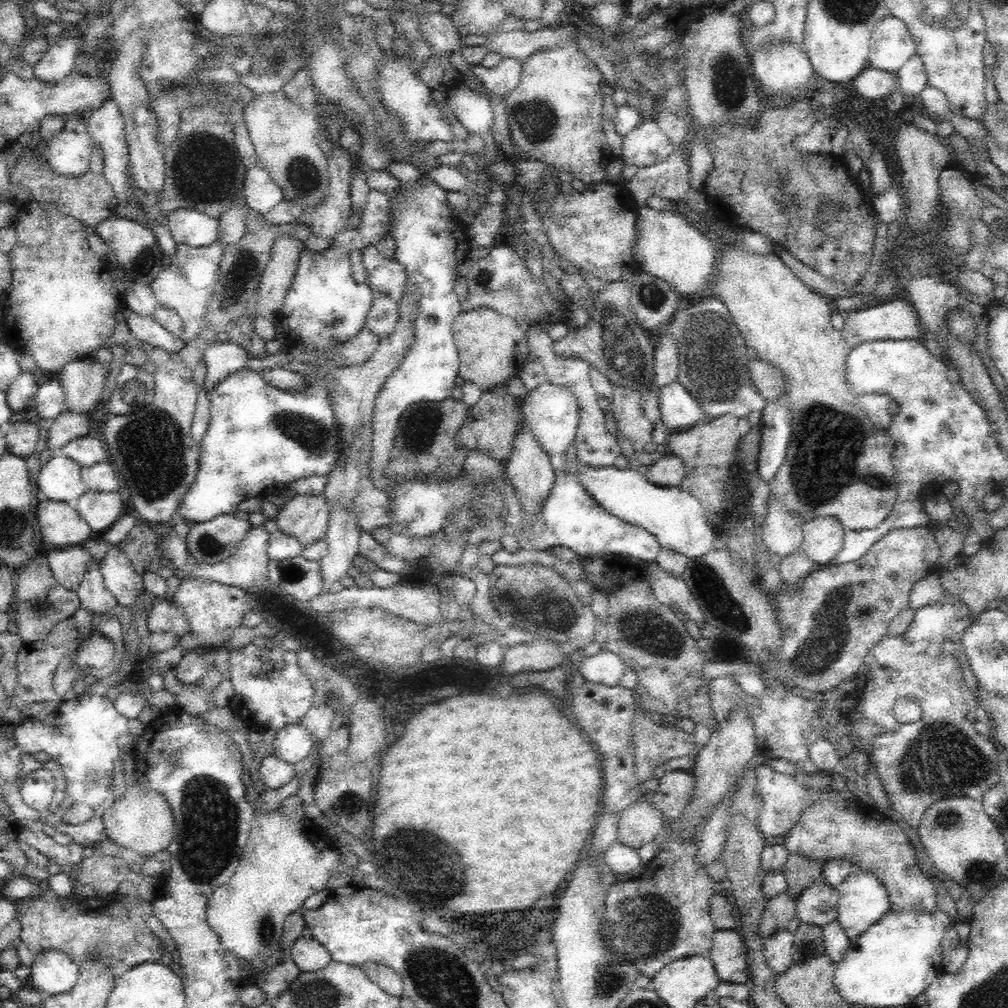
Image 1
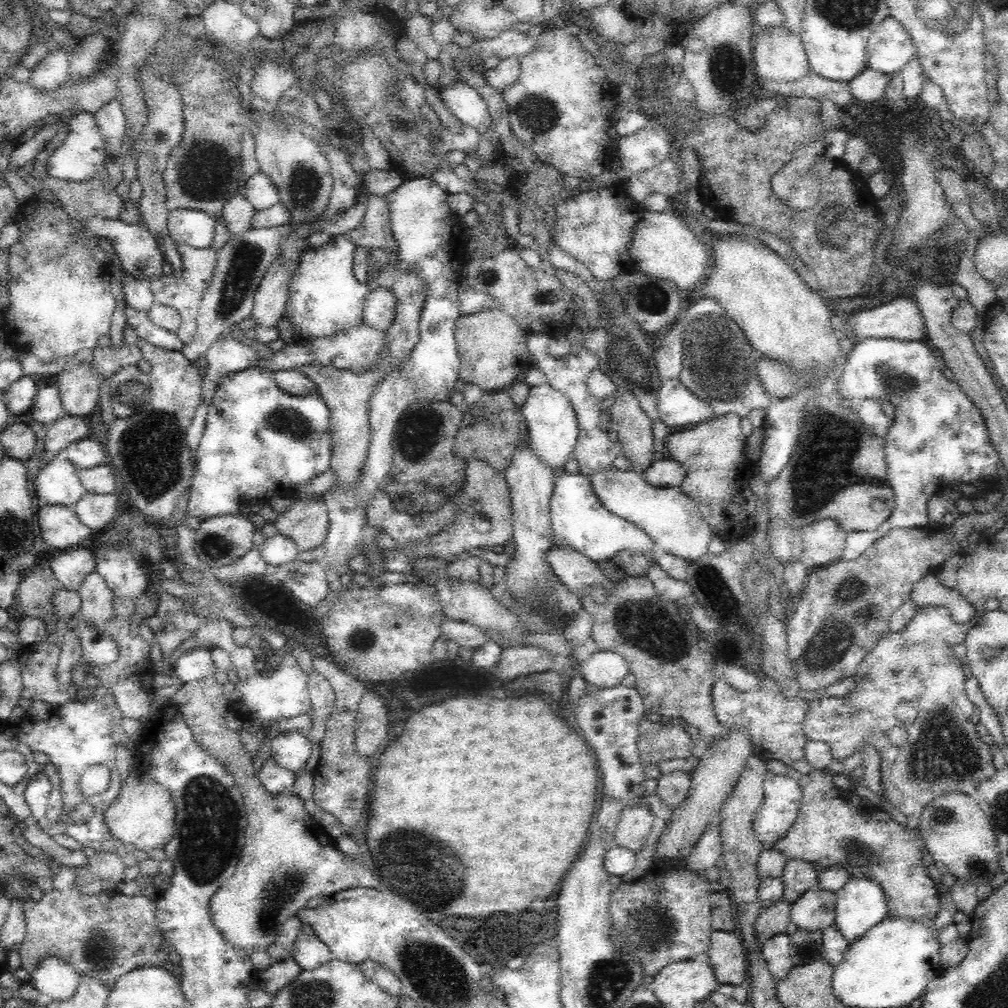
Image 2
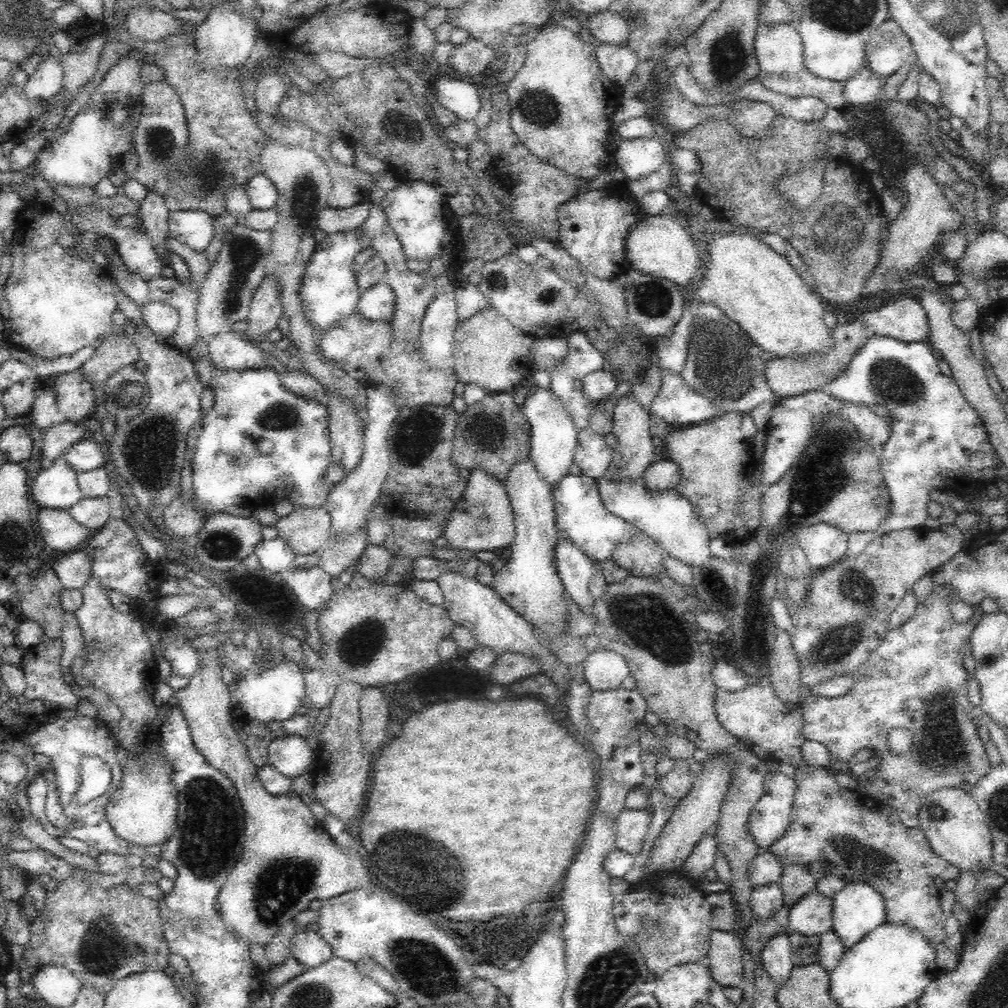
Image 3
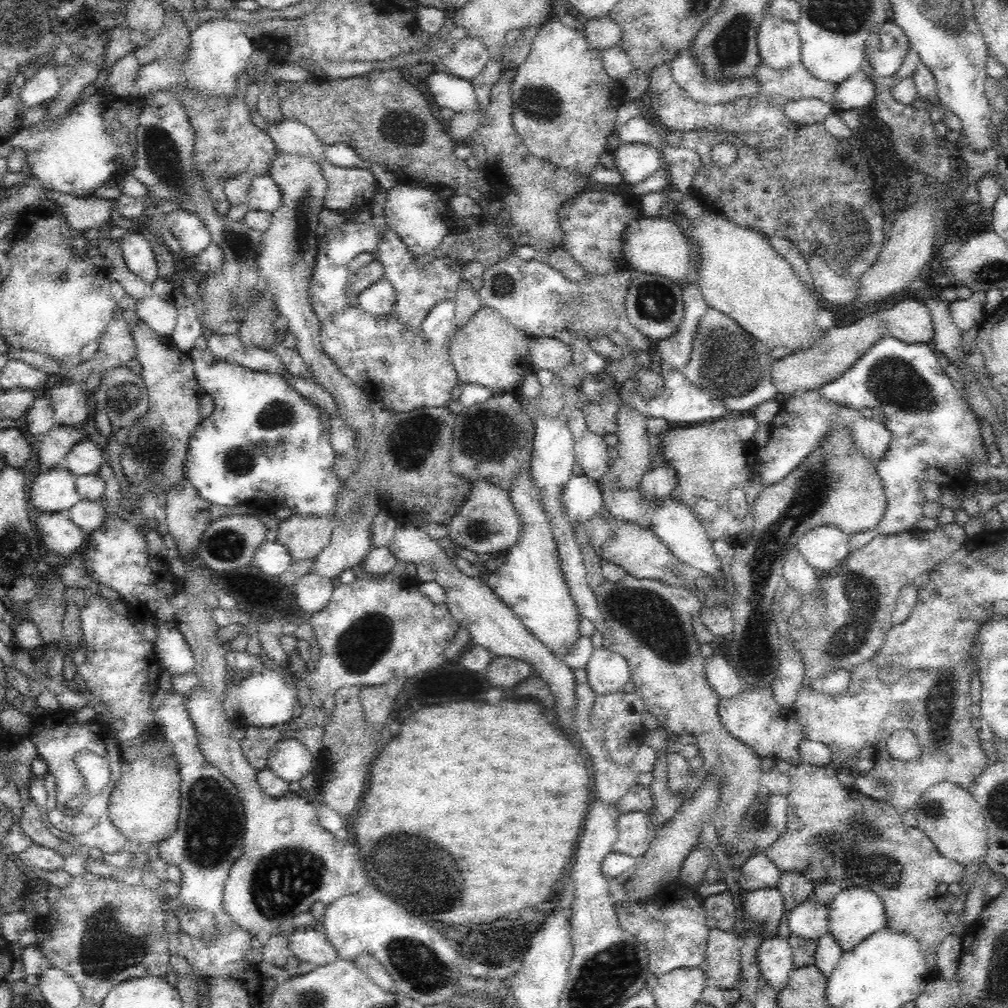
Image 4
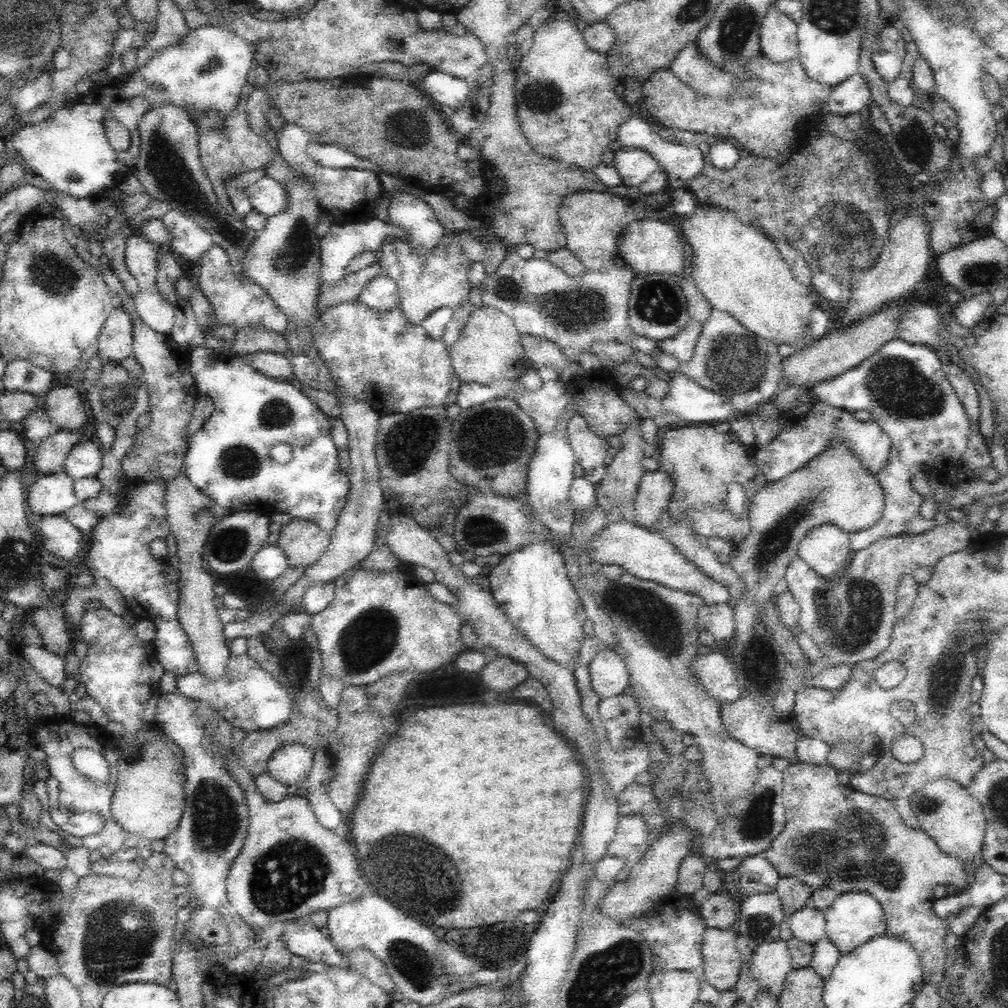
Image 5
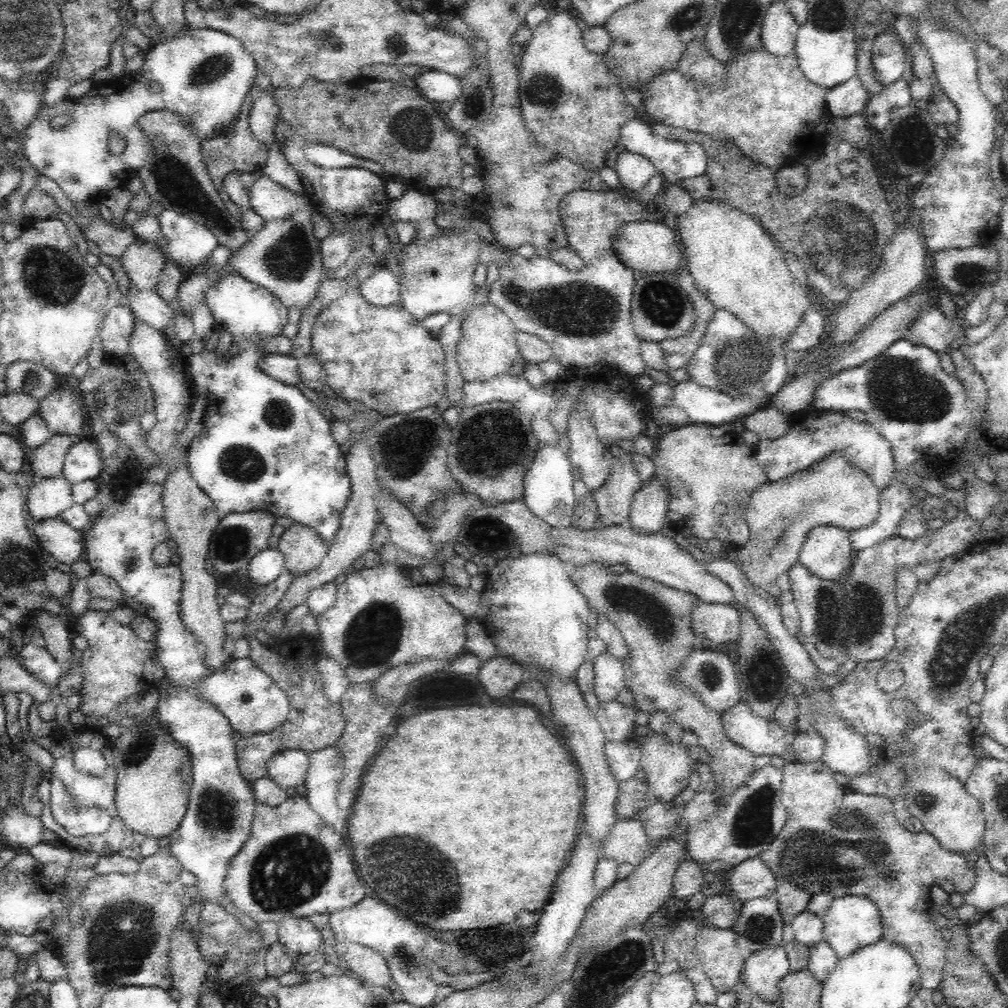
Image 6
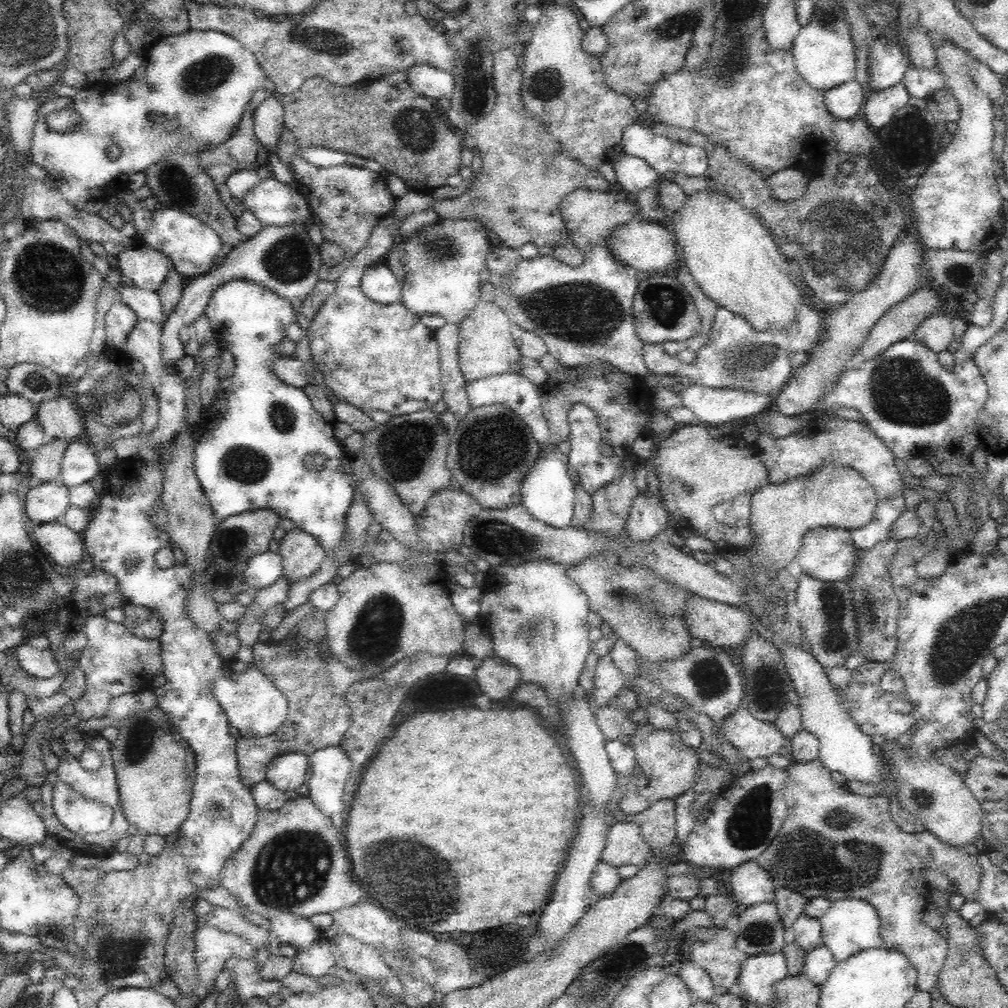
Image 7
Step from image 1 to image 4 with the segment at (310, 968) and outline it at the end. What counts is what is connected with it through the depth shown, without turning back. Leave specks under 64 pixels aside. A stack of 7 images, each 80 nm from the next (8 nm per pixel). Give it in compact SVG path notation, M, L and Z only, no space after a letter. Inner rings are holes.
M316 923L294 928L288 940L288 948L296 958L304 962L320 967L339 959L337 950Z

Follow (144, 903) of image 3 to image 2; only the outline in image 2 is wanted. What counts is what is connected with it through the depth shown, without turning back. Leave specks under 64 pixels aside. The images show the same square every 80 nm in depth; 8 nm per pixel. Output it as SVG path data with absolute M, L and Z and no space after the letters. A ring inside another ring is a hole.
M72 882L70 886L64 886L64 888L53 889L52 892L43 892L42 897L37 902L32 901L32 899L25 899L23 904L24 910L24 918L26 921L26 933L24 935L24 939L21 942L20 950L18 950L21 958L21 967L24 970L27 970L30 974L37 967L39 962L42 962L45 958L48 957L58 957L58 959L62 959L67 963L70 963L71 967L74 967L80 976L82 975L90 975L92 977L100 979L102 983L106 983L108 987L112 988L116 981L127 972L133 971L137 968L144 967L160 967L160 964L168 958L168 953L170 951L170 945L168 942L164 940L162 937L161 930L157 927L156 920L156 903L155 900L149 897L146 897L142 894L135 895L126 895L123 894L119 888L116 889L104 889L95 895L88 895L83 891L80 891L78 887Z

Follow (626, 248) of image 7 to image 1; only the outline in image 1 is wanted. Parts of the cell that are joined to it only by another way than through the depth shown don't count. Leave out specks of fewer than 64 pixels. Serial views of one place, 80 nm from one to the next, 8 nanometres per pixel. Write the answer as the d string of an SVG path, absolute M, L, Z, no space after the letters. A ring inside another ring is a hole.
M644 204L640 206L637 216L633 258L640 270L669 283L680 297L686 294L701 294L703 286L716 272L713 245L716 245L718 240L714 242L710 238L704 238L704 234L690 226L682 216L668 210L657 211Z

